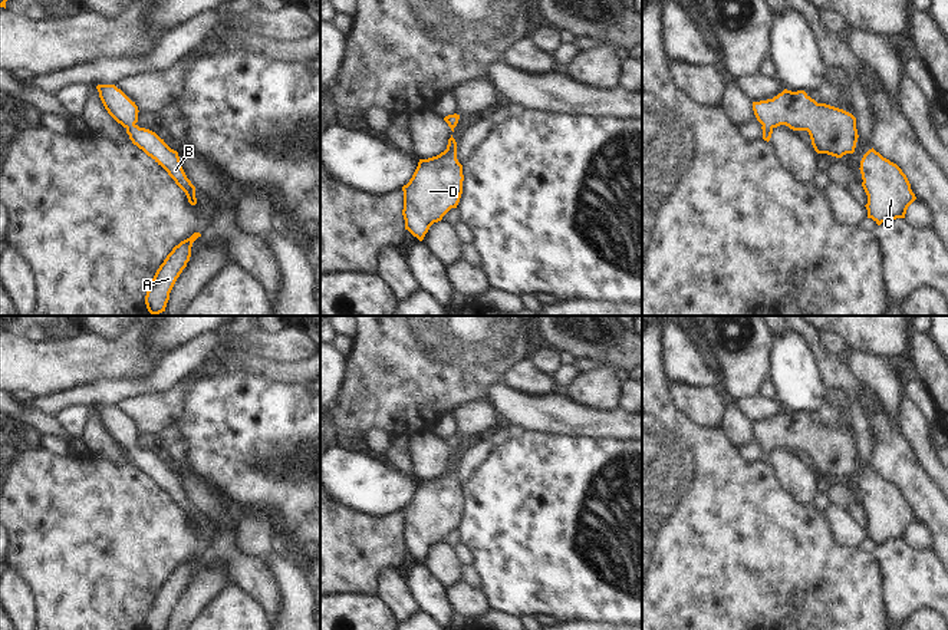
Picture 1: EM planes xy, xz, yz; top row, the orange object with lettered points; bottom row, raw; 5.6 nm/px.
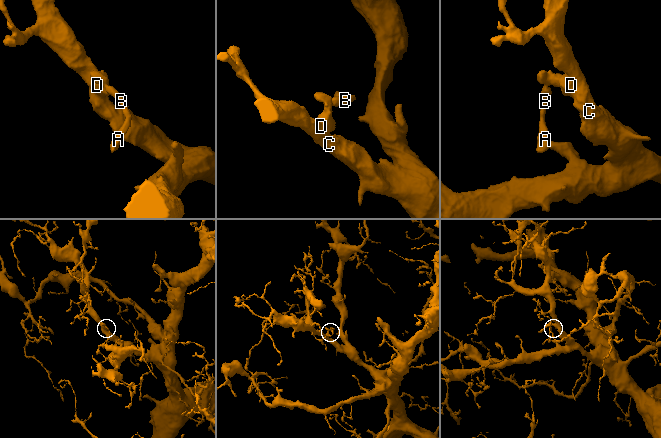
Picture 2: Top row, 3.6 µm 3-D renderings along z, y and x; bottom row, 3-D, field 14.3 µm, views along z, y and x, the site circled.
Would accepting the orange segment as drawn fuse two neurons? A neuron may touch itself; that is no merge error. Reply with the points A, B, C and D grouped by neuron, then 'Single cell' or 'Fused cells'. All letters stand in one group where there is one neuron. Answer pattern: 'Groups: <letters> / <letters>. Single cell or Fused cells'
Groups: A B C D. Single cell

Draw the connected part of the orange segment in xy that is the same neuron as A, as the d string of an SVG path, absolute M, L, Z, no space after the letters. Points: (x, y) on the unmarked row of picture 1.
M194 554L190 560L181 563L178 567L172 570L172 573L167 577L164 584L157 591L147 617L145 617L145 626L147 630L165 630L167 624L169 621L169 614L182 594L182 591L187 588L187 584L191 578L191 568L192 564L201 558L200 554Z

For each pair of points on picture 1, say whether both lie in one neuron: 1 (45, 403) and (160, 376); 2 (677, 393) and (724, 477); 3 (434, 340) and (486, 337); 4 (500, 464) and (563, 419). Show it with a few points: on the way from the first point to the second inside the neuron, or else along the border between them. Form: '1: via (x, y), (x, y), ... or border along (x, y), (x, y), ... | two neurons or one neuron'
1: via (73, 398), (131, 388) | one neuron
2: border along (671, 395), (685, 416), (703, 428), (720, 428) | two neurons
3: via (447, 337), (473, 337) | one neuron
4: border along (517, 431), (552, 431), (572, 434), (579, 438) | two neurons

